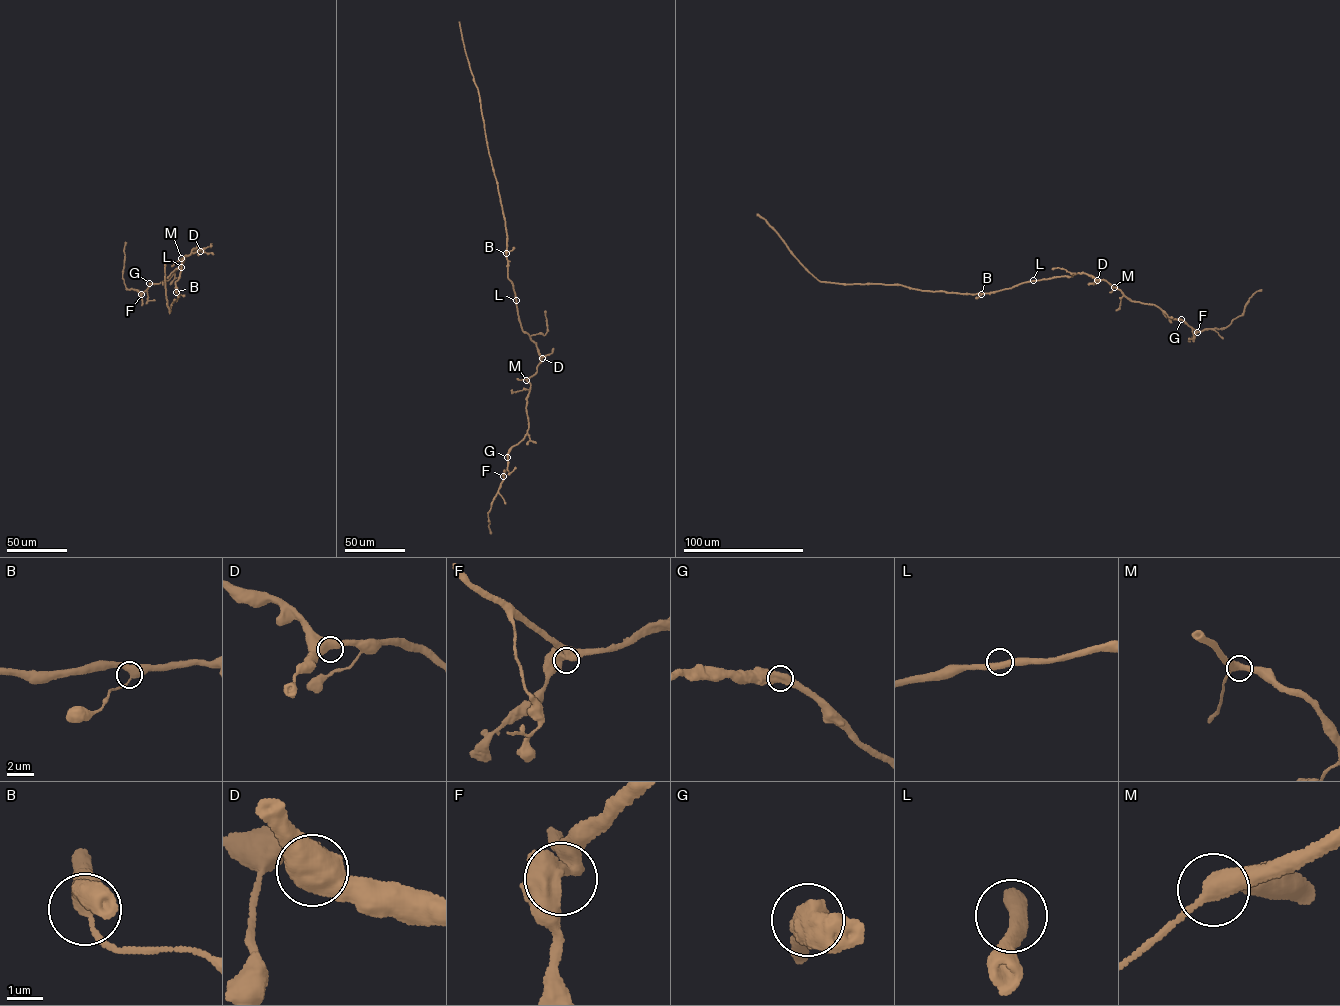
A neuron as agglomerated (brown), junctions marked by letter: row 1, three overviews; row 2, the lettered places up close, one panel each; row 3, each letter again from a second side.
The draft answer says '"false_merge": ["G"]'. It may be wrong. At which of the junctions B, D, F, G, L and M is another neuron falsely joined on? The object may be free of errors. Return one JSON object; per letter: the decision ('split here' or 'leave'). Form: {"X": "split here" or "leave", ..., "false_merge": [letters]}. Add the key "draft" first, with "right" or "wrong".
{"draft": "wrong", "B": "leave", "D": "leave", "F": "leave", "G": "leave", "L": "leave", "M": "leave", "false_merge": []}

